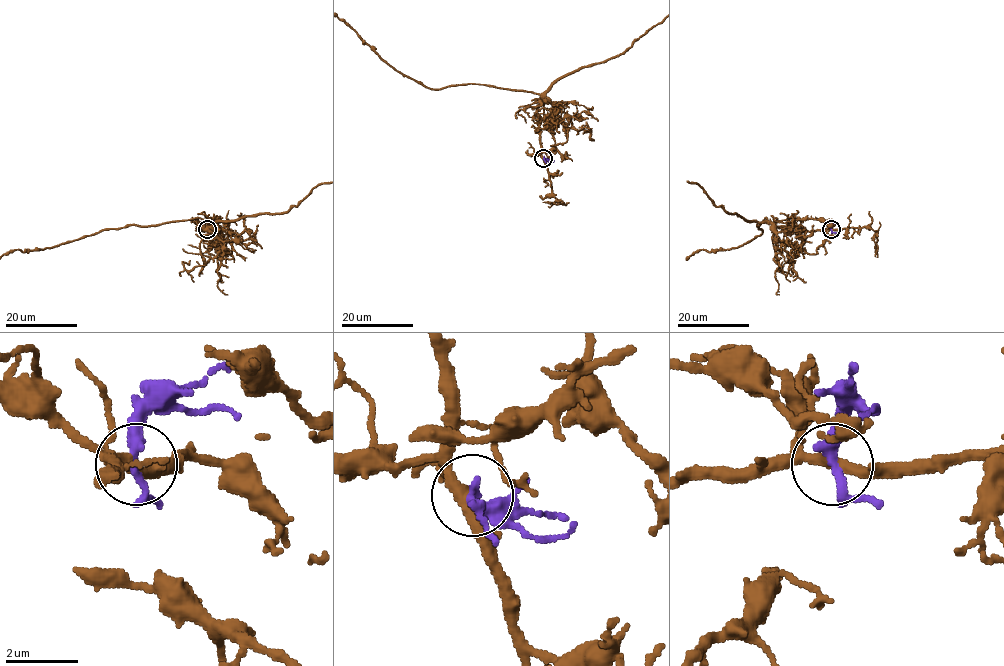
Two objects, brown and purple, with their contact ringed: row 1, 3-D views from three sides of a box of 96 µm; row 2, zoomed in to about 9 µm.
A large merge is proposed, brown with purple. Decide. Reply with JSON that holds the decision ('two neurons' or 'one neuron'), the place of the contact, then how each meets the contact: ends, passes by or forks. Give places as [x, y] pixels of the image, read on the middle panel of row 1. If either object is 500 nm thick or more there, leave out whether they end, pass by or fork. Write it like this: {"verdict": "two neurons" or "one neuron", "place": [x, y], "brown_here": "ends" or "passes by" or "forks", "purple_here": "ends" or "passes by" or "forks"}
{"verdict": "two neurons", "place": [543, 158], "brown_here": "passes by", "purple_here": "passes by"}

